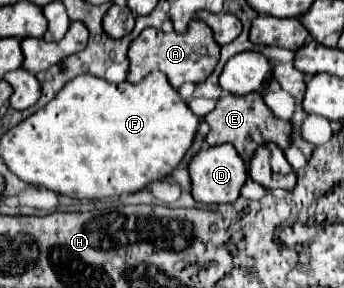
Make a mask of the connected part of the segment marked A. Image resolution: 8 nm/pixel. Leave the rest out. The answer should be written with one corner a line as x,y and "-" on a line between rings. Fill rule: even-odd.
194,19
186,33
176,31
162,33
160,29
144,29
132,41
128,49
128,59
130,59
130,75
128,75
130,83
140,83
148,73
162,71
170,79
170,85
180,89
184,83
202,83
208,79
208,75
220,61
220,45
214,41
212,29
204,21
-
202,47
206,49
206,55
198,53
198,49

